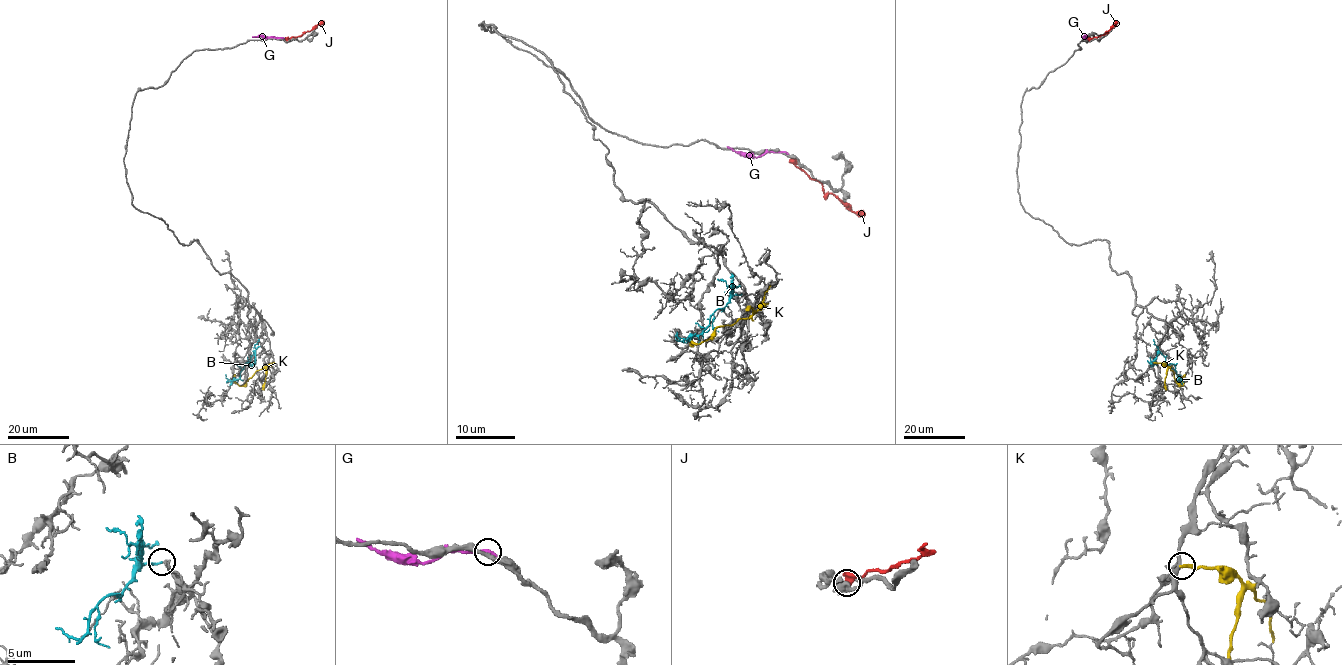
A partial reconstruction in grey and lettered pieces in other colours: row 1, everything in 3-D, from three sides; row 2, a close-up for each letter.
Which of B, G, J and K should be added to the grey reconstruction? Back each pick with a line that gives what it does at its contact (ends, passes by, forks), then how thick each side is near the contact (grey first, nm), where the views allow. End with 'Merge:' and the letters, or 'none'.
B: it ends there; 190 nm thick on the grey side, 150 nm on the other
Merge: B

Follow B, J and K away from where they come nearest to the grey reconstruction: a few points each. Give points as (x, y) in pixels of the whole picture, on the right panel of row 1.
B: (1158, 346), (1177, 377), (1182, 379), (1178, 374)
J: (1088, 40), (1104, 34), (1117, 22)
K: (1154, 362), (1168, 366), (1180, 385), (1183, 385), (1185, 374)

